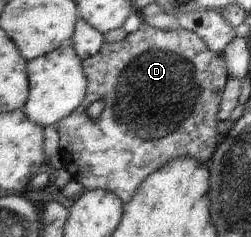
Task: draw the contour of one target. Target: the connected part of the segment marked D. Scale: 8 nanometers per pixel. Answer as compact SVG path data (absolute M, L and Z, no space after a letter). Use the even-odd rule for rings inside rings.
M145 23L141 27L141 30L127 35L120 42L113 44L105 43L97 56L84 59L83 64L85 66L85 74L89 78L89 91L81 107L71 116L56 123L56 129L60 137L59 154L61 156L61 163L72 176L72 179L83 185L84 190L114 192L126 204L134 199L137 191L148 179L148 176L165 168L168 164L174 163L174 160L193 157L196 161L201 161L202 165L206 165L213 159L213 155L217 152L218 148L218 138L216 138L218 136L218 124L216 123L218 122L218 112L220 112L220 102L222 102L222 96L224 96L224 90L226 90L226 82L228 82L230 76L223 54L214 53L197 33L185 30L184 28L180 28L178 31L164 31ZM96 100L104 103L104 110L97 119L88 116L88 106L92 102L96 102Z

